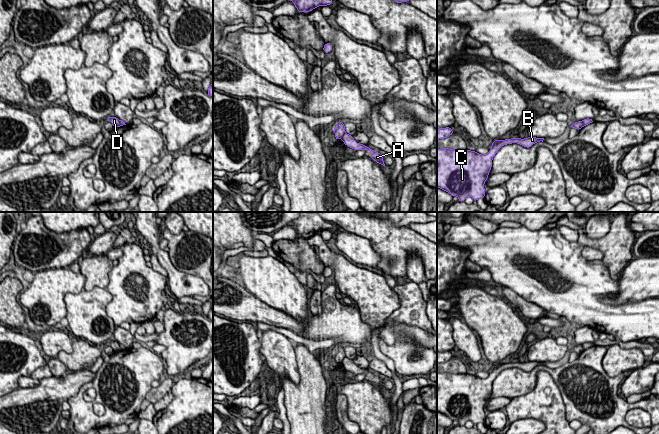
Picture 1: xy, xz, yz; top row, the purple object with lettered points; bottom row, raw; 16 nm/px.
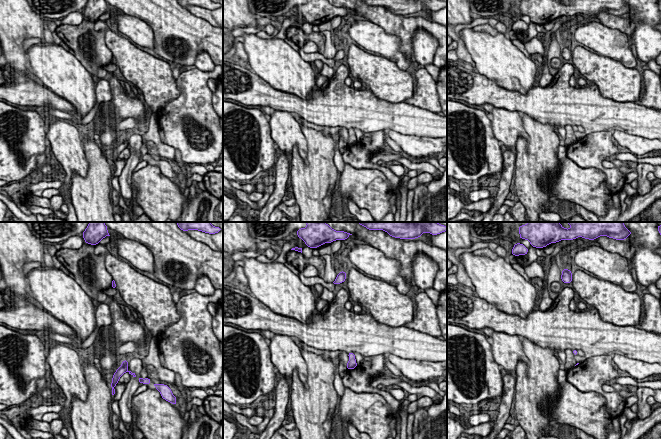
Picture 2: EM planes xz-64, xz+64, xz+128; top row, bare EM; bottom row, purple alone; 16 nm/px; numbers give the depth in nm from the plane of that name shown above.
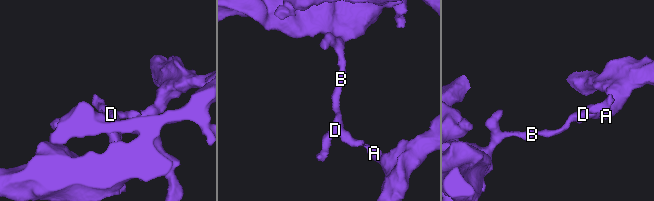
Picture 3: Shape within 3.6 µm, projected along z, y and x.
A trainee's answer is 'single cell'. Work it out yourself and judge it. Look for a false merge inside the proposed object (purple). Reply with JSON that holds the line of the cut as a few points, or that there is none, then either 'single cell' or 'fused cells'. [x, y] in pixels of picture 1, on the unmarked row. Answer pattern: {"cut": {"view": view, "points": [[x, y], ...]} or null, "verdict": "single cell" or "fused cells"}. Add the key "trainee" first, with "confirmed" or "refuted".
{"trainee": "refuted", "cut": {"view": "xz", "points": [[345, 356], [341, 362]]}, "verdict": "fused cells"}

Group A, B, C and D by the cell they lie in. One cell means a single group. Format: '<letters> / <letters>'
A / B C D

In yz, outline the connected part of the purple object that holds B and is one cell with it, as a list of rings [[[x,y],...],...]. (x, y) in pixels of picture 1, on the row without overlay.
[[[536,361],[497,363],[485,379],[468,373],[437,373],[437,412],[453,421],[457,420],[460,426],[464,426],[468,420],[474,425],[485,422],[484,408],[489,401],[488,397],[497,375],[502,370],[512,367],[530,372],[536,366],[543,366],[543,364],[544,362]]]

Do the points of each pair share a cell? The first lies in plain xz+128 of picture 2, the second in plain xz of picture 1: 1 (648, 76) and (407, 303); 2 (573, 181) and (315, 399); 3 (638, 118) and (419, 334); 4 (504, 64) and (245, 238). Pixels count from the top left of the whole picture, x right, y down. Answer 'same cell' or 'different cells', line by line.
1: same cell
2: different cells
3: same cell
4: different cells

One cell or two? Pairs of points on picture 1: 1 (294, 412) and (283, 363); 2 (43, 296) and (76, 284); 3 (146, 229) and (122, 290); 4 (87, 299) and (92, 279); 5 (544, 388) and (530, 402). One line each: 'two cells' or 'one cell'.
1: two cells
2: one cell
3: two cells
4: two cells
5: one cell

